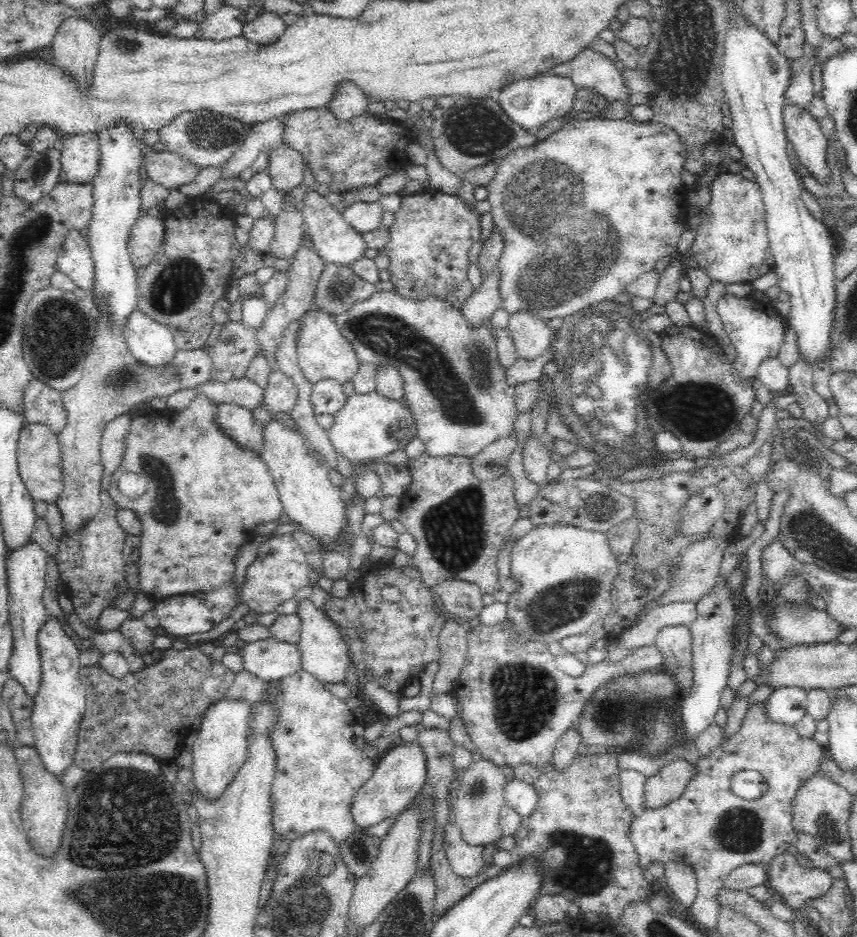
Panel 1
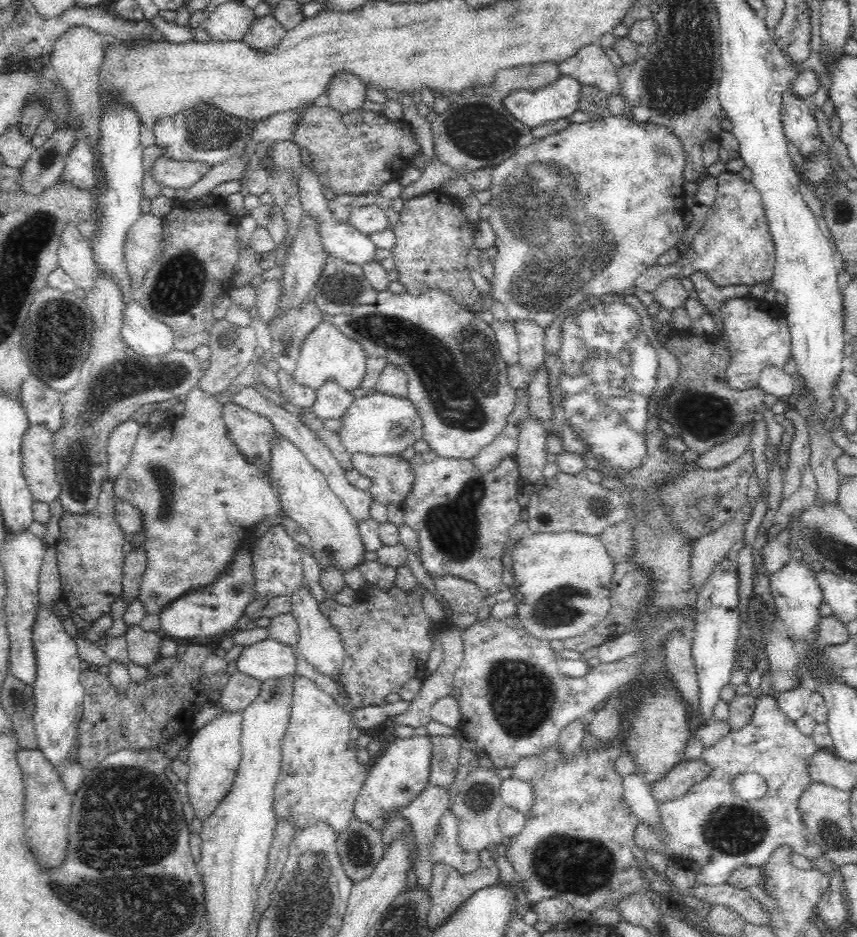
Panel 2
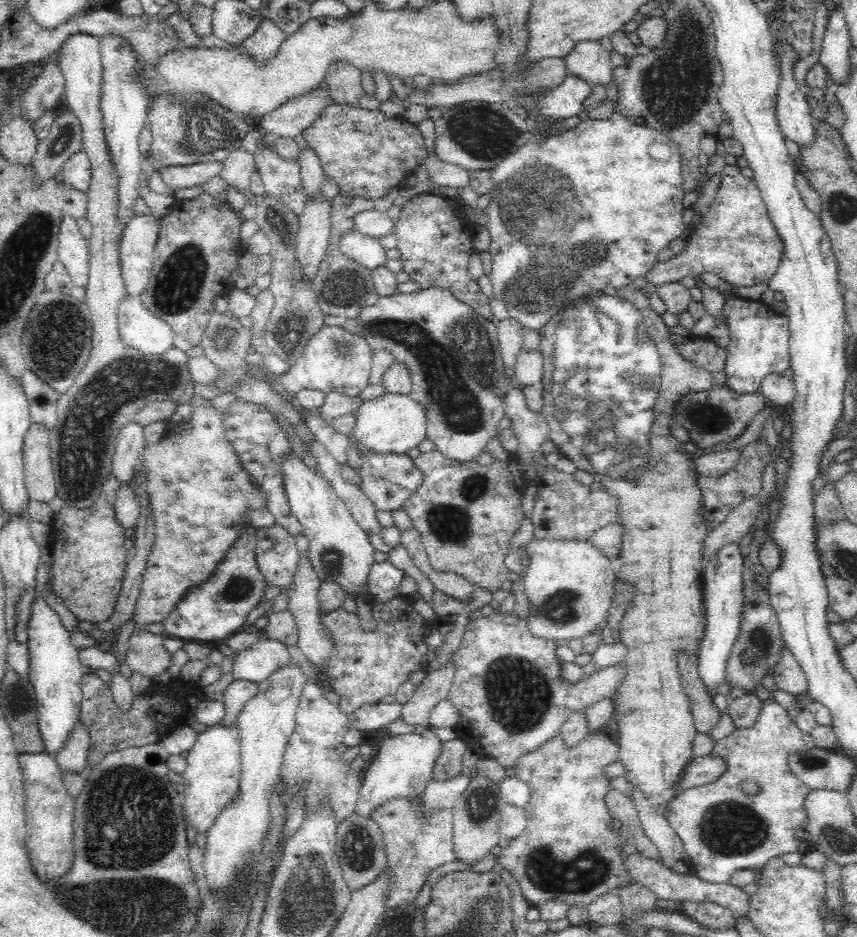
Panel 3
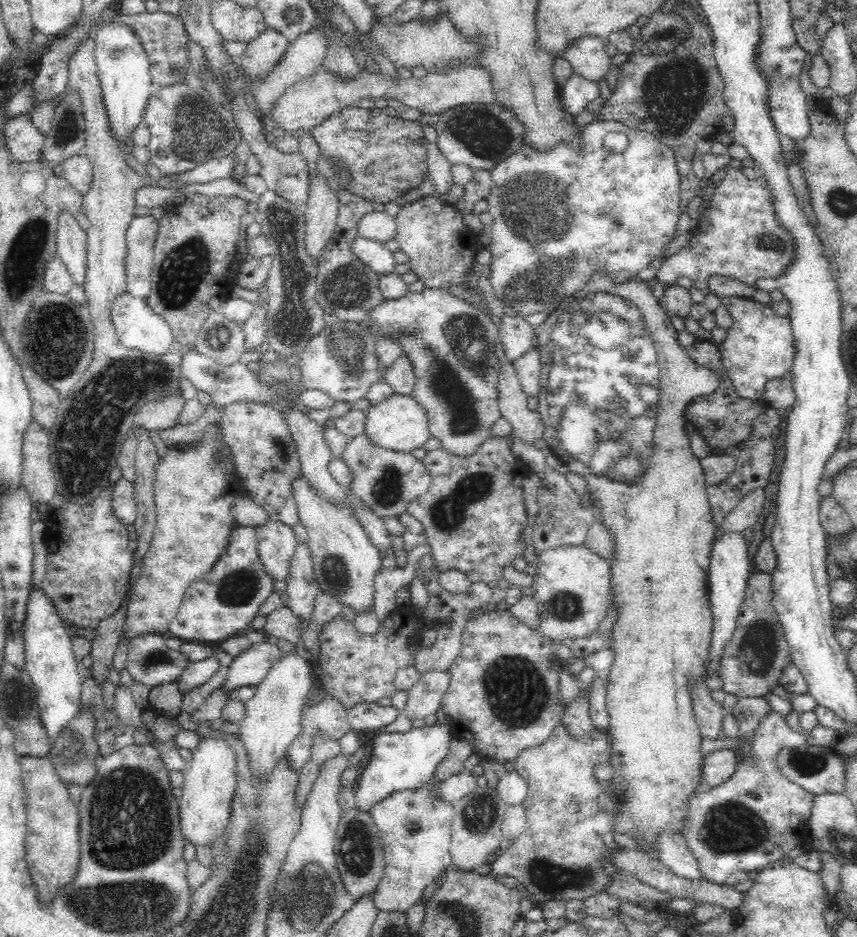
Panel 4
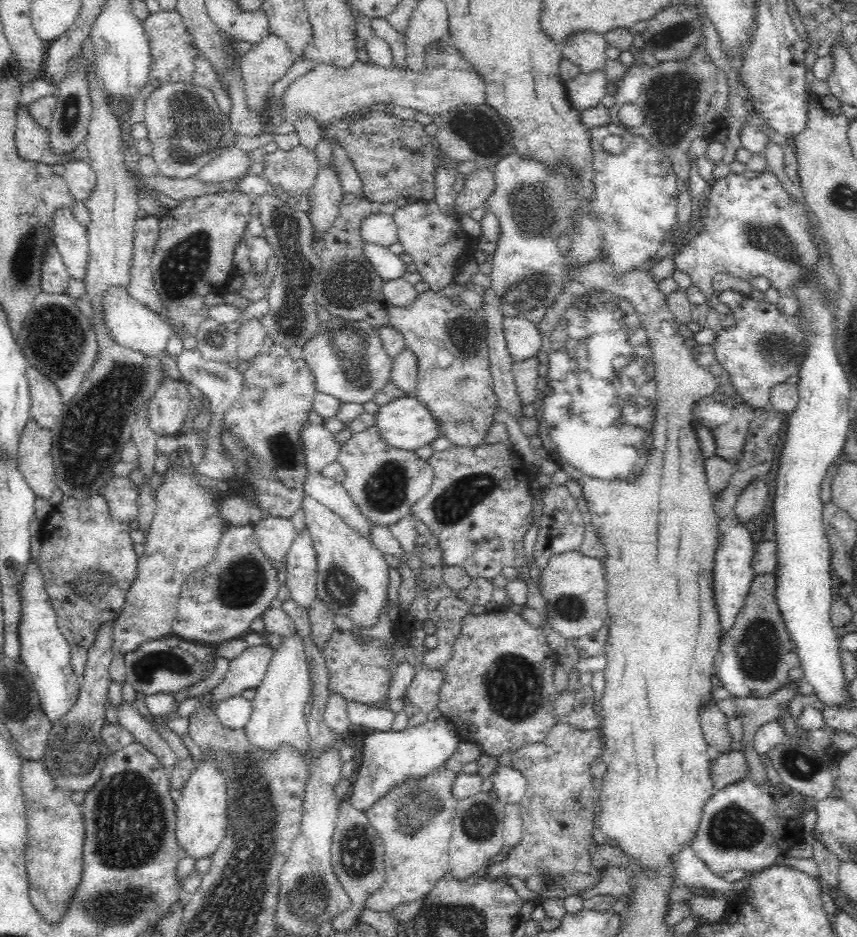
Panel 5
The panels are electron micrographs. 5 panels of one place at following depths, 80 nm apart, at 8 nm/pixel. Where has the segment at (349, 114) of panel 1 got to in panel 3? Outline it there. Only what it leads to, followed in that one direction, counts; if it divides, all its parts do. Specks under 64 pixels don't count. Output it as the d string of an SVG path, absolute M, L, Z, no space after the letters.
M338 61L330 66L324 84L334 103L357 106L357 102L364 94L360 82L361 76L360 69L348 62Z

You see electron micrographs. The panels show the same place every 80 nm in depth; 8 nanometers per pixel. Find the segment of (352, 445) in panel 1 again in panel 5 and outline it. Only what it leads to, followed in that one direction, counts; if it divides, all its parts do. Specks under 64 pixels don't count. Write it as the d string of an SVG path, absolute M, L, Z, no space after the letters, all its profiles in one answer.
M416 397L394 398L374 413L374 427L384 443L400 450L415 451L440 436L440 427Z

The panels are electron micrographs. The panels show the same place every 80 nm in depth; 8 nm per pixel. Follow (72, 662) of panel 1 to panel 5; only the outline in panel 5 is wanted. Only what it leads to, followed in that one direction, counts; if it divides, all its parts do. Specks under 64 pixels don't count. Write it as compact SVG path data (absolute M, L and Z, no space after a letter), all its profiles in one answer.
M31 559L27 564L25 577L21 582L21 617L19 637L21 661L32 676L33 688L40 700L41 709L51 726L60 724L60 720L77 704L80 696L80 677L71 666L71 644L66 640L57 625L57 614L44 589L41 569Z

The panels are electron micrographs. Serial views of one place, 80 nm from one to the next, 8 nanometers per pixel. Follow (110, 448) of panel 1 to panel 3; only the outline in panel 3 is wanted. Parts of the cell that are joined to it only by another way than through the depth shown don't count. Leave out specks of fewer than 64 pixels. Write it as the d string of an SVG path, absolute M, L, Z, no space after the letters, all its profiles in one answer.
M136 421L128 422L120 428L116 436L116 446L112 450L113 464L110 474L114 475L122 484L132 478L144 446L143 426Z

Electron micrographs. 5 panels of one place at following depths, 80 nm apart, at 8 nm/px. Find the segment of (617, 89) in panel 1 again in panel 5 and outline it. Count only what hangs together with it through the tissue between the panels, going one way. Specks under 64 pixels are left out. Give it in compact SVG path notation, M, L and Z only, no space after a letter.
M592 31L575 32L562 44L563 58L580 67L580 72L604 71L608 60L605 35Z

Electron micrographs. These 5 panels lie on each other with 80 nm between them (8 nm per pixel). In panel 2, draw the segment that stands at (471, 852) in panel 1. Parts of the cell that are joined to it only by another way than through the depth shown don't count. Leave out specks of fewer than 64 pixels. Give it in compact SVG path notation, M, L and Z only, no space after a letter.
M445 810L439 819L438 832L431 842L431 860L449 864L460 874L474 872L481 863L476 850L466 852L458 840L458 825L451 810Z

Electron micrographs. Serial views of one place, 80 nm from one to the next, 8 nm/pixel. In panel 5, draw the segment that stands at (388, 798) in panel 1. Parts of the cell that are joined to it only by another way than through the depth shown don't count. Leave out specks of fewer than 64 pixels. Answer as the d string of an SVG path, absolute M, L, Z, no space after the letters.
M443 716L430 717L429 721L406 728L402 732L375 731L363 738L362 764L356 772L356 780L348 791L349 803L358 810L367 811L396 788L397 784L408 779L421 779L434 773L456 750L462 740L457 736L453 725Z

